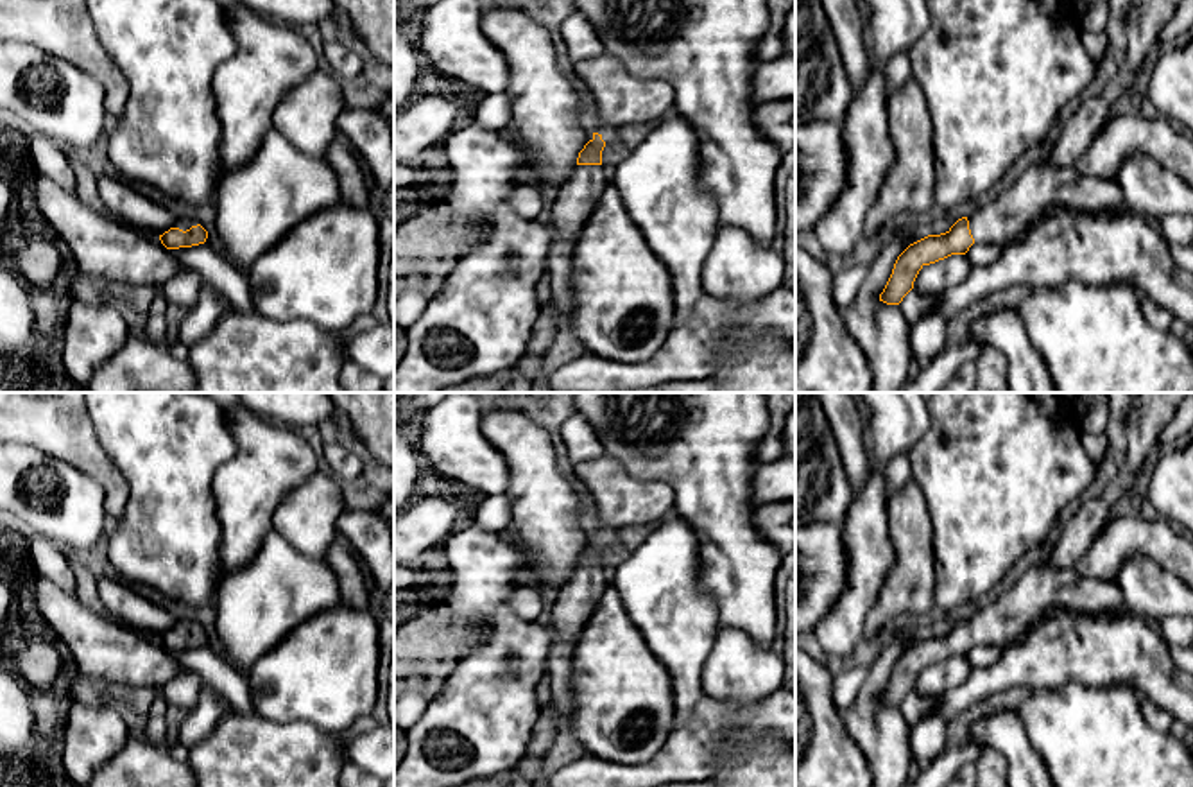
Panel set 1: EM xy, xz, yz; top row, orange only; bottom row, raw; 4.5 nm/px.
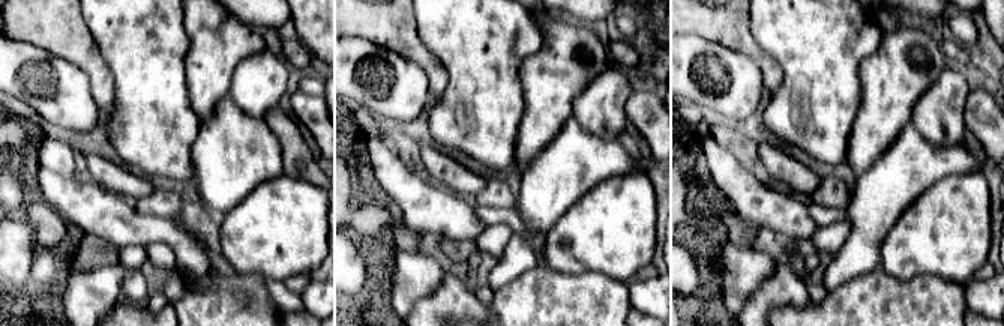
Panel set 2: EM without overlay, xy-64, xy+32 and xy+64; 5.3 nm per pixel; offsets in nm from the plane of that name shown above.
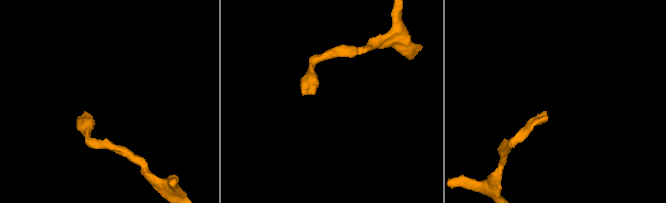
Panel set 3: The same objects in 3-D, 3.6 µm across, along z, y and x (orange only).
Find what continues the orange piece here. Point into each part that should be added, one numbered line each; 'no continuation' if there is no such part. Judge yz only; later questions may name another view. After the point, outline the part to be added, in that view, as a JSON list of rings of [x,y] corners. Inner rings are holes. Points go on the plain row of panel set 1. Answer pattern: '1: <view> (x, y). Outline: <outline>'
1: yz (1041, 590). Outline: [[[1046,561],[1028,568],[1021,579],[989,606],[966,613],[976,645],[1007,647],[1057,610],[1100,615],[1125,610],[1114,583],[1080,575],[1073,566],[1051,568]]]

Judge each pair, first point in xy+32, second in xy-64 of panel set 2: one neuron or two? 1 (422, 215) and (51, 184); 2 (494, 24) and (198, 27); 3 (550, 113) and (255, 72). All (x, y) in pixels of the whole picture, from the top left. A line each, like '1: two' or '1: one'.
1: one
2: two
3: two

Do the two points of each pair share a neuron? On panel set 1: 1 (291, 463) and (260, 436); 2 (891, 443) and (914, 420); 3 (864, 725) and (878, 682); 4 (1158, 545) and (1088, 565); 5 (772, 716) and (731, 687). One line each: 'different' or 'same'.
1: same
2: same
3: same
4: same
5: different

